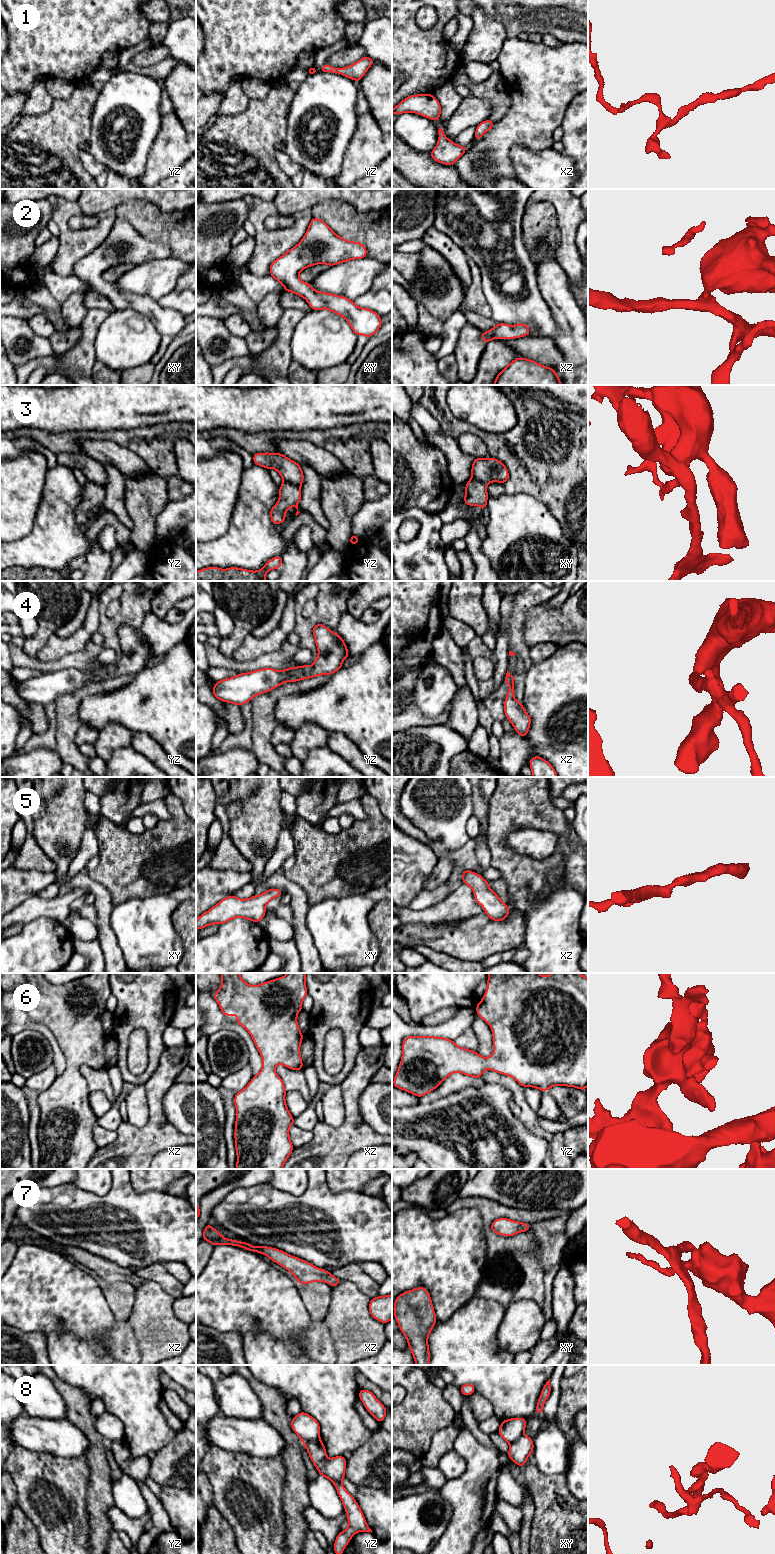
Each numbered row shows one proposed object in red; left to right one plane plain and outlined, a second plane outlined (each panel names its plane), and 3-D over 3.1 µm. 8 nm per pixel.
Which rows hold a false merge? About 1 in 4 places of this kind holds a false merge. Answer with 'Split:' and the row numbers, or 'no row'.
Split: 8

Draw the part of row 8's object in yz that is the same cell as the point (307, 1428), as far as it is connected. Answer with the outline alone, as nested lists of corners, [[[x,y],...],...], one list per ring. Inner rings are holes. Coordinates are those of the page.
[[[303,1411],[291,1419],[291,1427],[302,1442],[320,1440],[318,1421]]]

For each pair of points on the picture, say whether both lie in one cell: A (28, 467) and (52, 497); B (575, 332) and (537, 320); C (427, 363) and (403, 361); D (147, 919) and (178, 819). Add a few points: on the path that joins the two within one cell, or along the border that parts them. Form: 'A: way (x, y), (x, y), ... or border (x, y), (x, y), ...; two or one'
A: border (48, 469), (45, 475), (44, 491), (36, 509); two
B: border (547, 305), (557, 326), (557, 331), (552, 338); two
C: way (421, 363), (416, 363), (413, 360), (409, 361); one
D: border (168, 894), (155, 894), (132, 899); two

